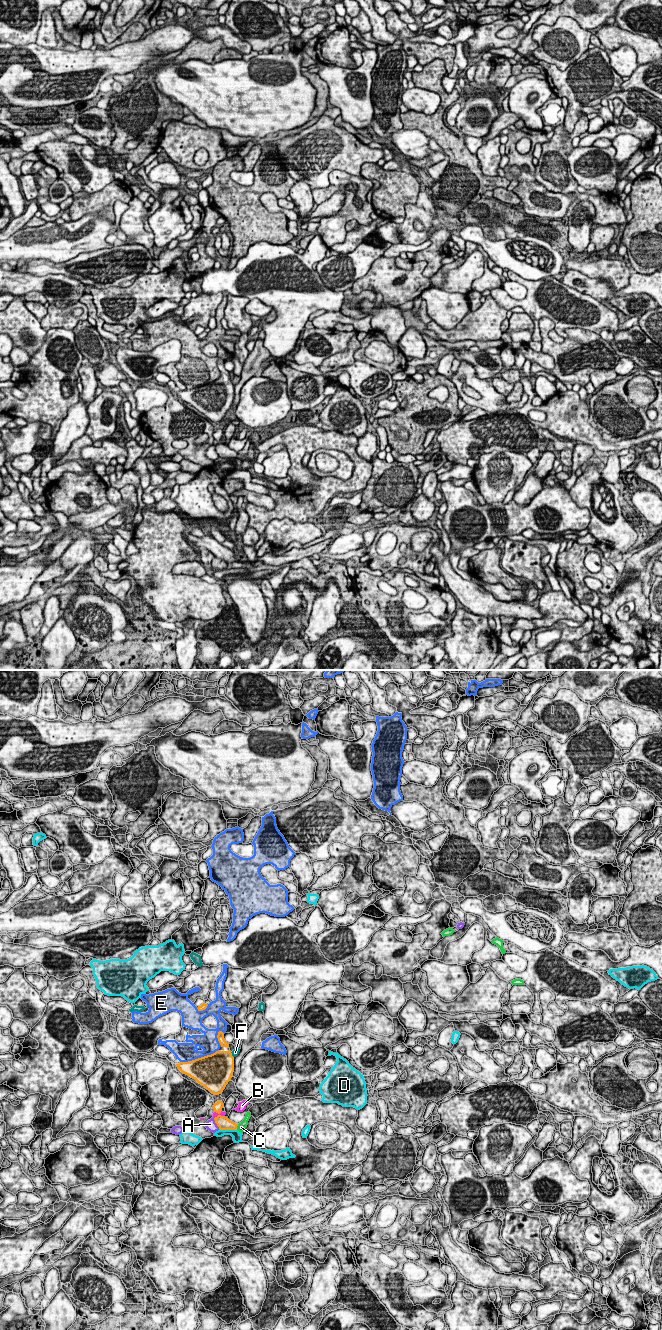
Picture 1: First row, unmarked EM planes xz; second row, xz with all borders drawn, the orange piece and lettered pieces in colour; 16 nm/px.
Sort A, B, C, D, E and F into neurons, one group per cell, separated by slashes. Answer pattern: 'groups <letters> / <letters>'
groups A / B / C / D / E / F

